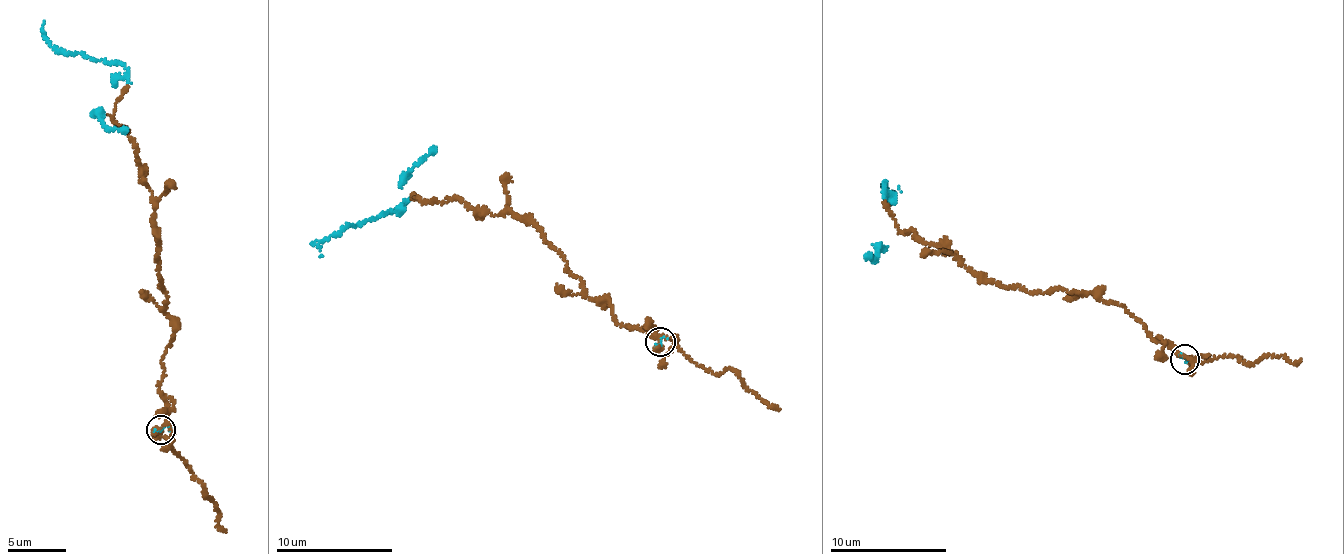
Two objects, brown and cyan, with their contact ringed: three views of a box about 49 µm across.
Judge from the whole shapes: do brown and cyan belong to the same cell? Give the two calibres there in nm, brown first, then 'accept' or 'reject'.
calibres 280 and 80 nm; accept

